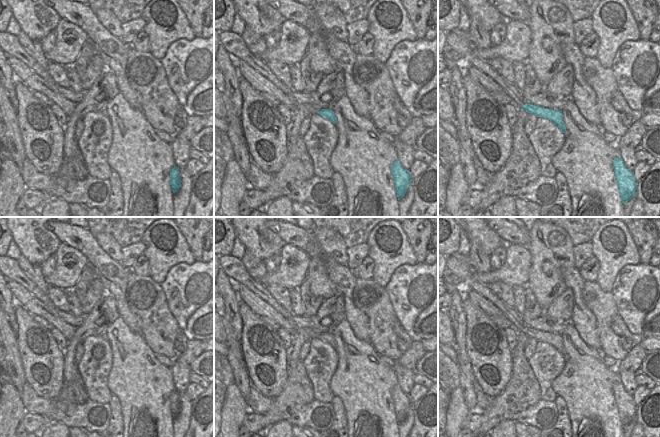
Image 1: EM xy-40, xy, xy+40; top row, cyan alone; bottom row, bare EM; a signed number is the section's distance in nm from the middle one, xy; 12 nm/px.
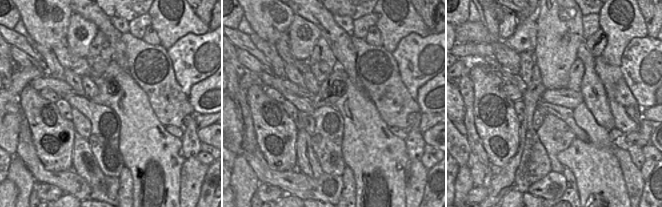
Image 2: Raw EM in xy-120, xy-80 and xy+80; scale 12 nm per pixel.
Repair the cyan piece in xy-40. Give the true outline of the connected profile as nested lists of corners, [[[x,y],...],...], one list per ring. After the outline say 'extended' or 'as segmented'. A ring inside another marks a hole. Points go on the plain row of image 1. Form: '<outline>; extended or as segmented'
[[[175,390],[170,395],[170,409],[173,417],[176,417],[181,411],[181,401],[179,399],[179,391]]]; as segmented

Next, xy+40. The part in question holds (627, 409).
[[[617,381],[614,383],[613,393],[621,423],[623,429],[625,429],[627,425],[635,420],[637,406],[634,402],[634,397],[627,393],[624,389],[622,381]]]; as segmented

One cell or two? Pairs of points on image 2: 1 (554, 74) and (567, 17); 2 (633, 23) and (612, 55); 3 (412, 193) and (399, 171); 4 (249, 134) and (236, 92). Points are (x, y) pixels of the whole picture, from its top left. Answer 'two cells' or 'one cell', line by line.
1: one cell
2: one cell
3: two cells
4: one cell

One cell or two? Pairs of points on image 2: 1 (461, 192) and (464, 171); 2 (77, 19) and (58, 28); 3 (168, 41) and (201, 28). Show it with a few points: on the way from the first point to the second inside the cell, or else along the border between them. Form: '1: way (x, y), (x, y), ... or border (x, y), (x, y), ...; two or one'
1: way (462, 187), (464, 176); one
2: border (73, 13), (70, 16), (65, 36); two
3: way (176, 33), (181, 28), (193, 28); one

